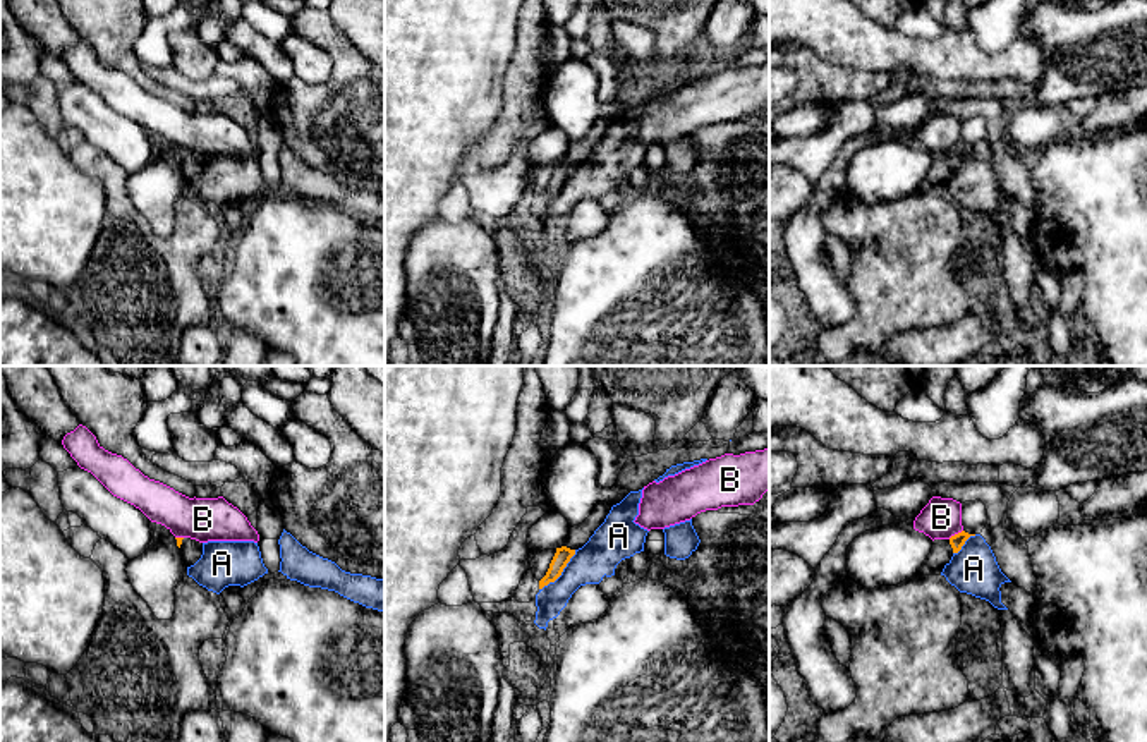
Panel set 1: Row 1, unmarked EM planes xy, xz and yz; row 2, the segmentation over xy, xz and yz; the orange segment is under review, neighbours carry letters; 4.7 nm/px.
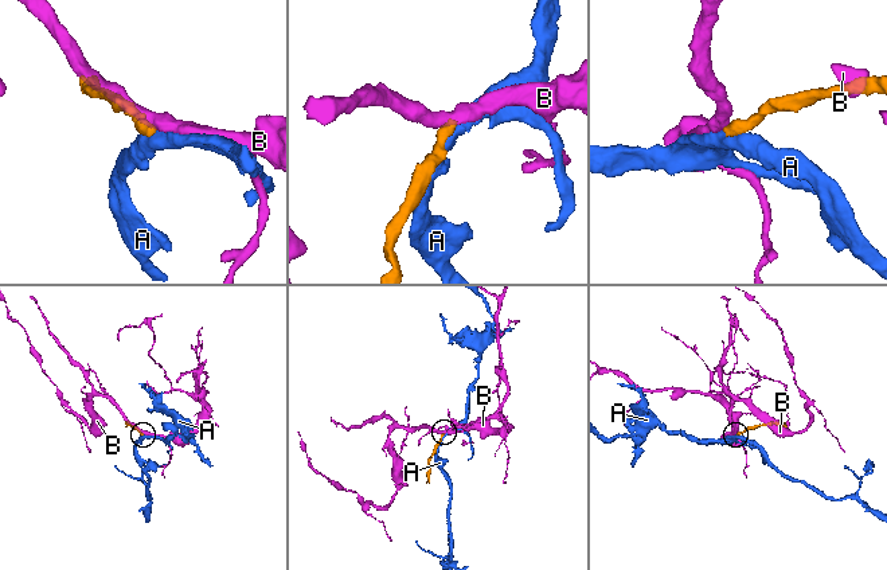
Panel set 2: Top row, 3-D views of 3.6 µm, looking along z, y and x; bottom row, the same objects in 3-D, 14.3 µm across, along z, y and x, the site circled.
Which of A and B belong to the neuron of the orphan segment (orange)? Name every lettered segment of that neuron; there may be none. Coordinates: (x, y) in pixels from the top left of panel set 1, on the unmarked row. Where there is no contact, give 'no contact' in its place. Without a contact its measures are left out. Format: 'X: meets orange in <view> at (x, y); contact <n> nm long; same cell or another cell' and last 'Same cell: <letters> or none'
A: meets orange in xz at (562, 186); contact 260 nm long; another cell
B: meets orange in yz at (955, 150); contact 80 nm long; another cell
Same cell: none

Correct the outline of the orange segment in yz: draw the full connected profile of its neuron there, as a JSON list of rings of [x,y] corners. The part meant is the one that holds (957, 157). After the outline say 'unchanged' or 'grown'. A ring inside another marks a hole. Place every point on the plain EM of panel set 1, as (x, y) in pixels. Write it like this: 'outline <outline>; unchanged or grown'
outline [[[965,146],[951,151],[950,155],[934,155],[931,168],[924,175],[920,182],[920,189],[924,191],[941,191],[946,179],[950,179],[951,172],[962,165],[965,156],[975,149],[968,149]]]; grown

